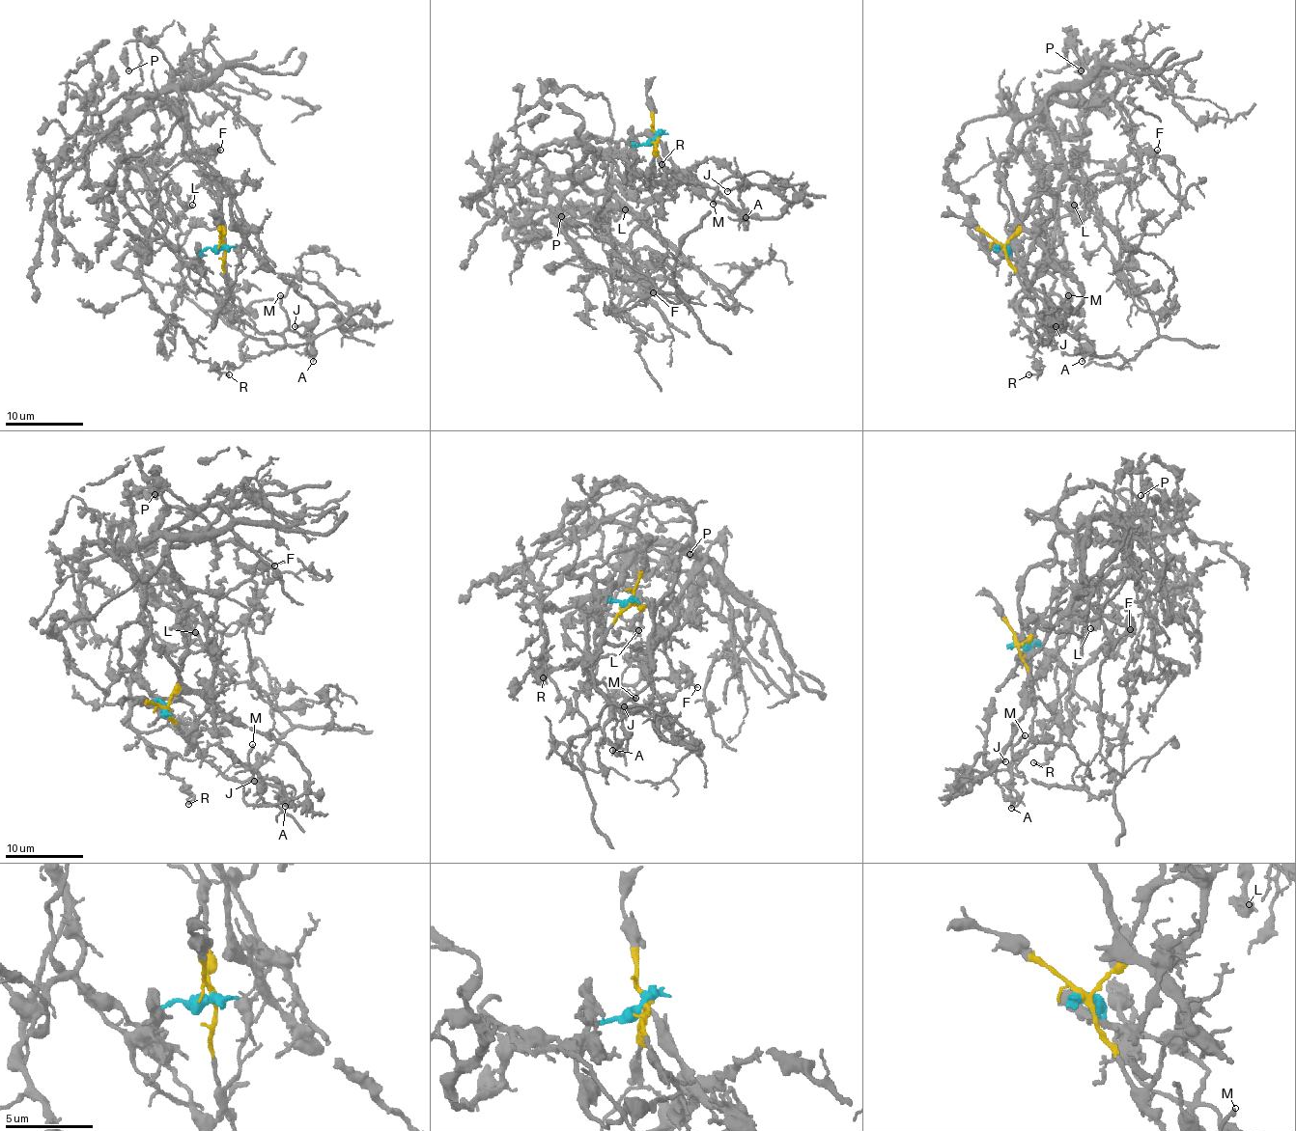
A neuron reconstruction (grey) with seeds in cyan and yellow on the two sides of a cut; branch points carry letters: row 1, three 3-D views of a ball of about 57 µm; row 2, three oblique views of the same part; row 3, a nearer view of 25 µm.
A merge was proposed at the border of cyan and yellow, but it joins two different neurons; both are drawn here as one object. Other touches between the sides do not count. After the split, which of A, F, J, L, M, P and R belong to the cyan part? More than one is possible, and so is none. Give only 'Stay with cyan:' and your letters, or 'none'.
Stay with cyan: F, J, L, P, R

